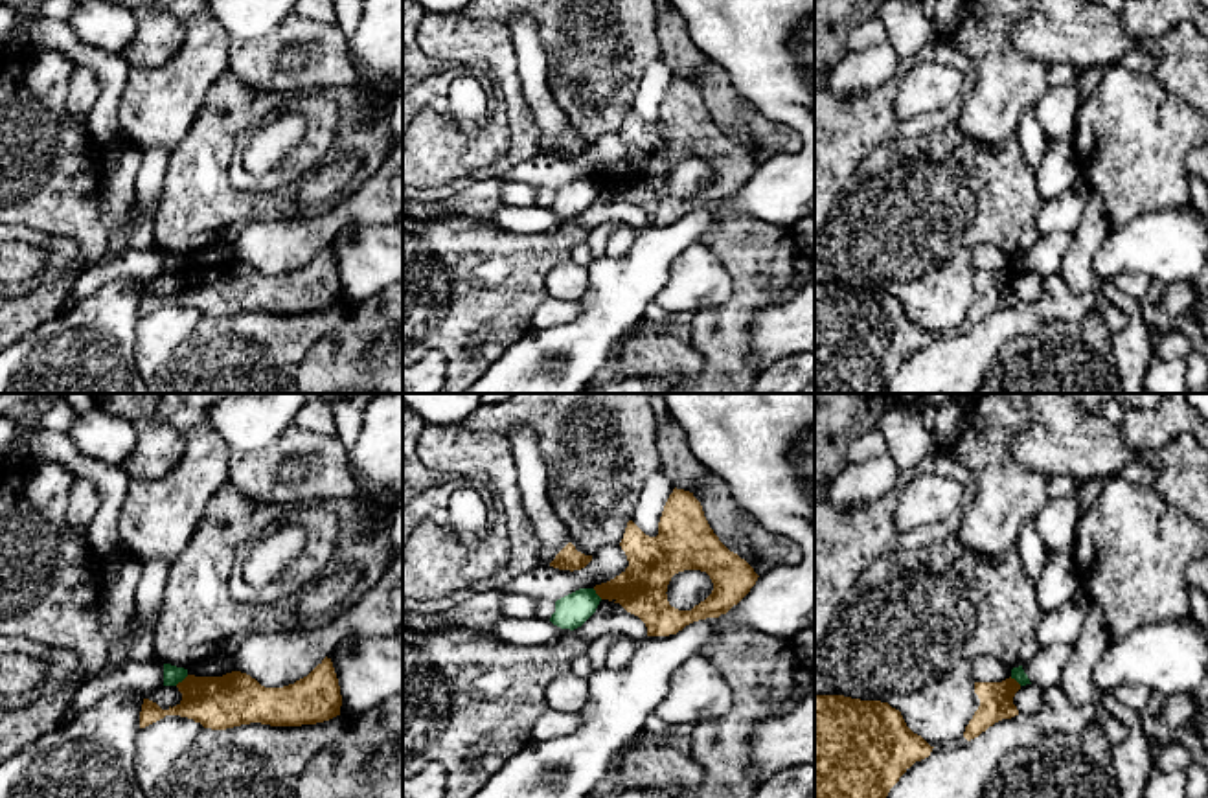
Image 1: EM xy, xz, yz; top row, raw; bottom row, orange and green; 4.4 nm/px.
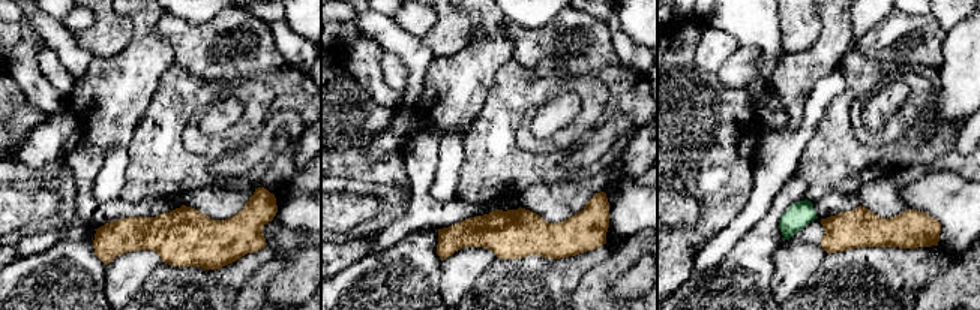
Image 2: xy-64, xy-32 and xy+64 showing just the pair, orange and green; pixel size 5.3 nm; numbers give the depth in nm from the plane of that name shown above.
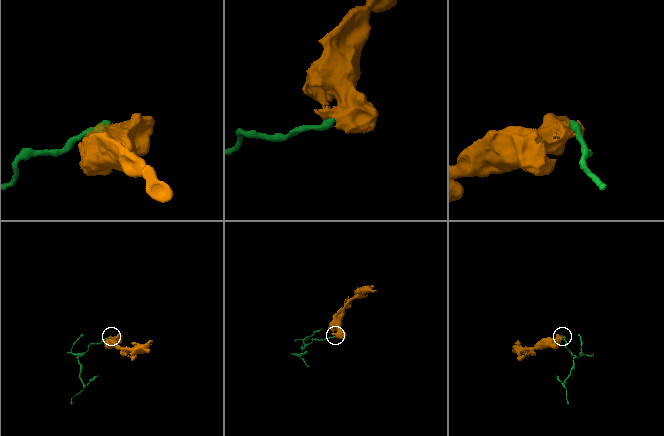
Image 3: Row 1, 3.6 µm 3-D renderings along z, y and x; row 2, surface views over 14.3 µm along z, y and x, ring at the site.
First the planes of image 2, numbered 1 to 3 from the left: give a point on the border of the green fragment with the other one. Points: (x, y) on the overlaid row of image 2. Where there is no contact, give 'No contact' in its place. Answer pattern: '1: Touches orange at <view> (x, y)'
1: No contact
2: No contact
3: No contact

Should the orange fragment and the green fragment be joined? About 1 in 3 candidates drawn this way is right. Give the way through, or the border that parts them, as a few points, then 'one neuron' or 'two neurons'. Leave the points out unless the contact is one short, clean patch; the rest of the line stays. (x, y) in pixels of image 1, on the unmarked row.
along xy (188, 263), (175, 273) | two neurons

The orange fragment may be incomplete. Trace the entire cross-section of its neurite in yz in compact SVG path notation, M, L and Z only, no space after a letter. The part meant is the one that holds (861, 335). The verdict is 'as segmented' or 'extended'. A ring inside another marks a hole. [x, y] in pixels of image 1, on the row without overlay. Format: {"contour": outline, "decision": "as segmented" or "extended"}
{"contour": "M815 283L815 393L884 393L899 366L932 336L888 291Z", "decision": "as segmented"}

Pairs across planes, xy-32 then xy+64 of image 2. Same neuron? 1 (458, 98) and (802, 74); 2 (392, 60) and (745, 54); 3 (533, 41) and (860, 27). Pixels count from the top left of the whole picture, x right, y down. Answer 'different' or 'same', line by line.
1: same
2: same
3: different

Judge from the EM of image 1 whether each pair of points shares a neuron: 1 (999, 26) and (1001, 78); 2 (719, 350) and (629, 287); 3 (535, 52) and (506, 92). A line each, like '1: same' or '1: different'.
1: same
2: different
3: different

